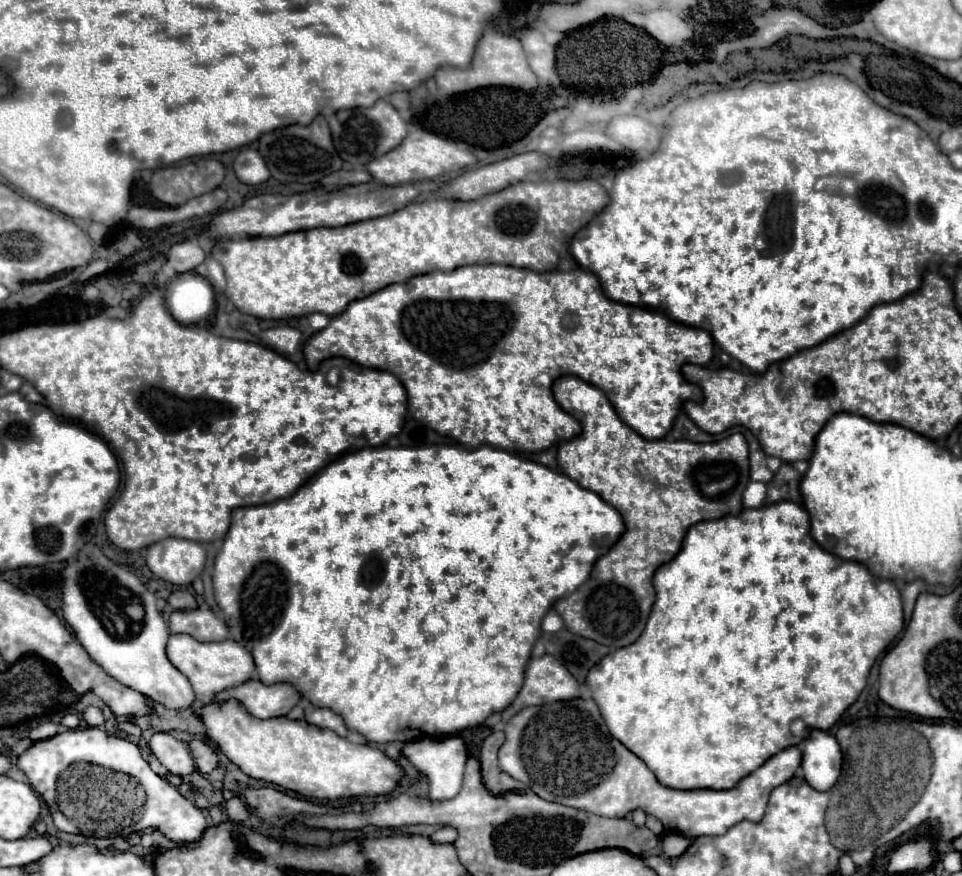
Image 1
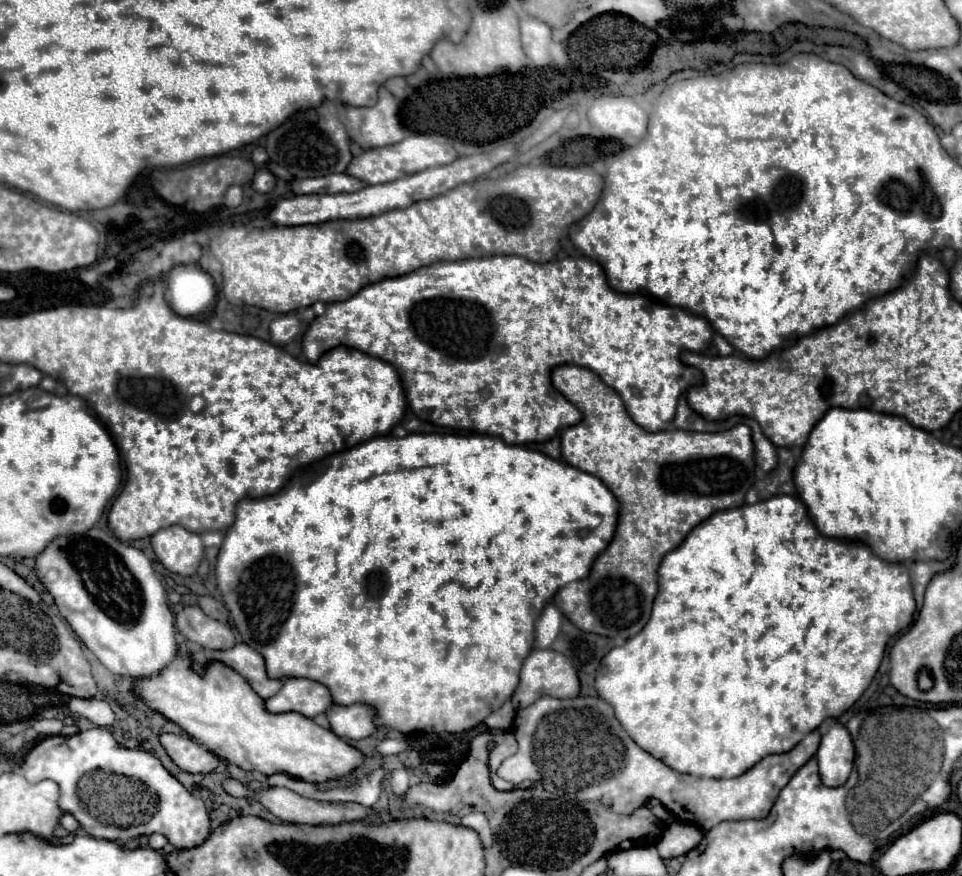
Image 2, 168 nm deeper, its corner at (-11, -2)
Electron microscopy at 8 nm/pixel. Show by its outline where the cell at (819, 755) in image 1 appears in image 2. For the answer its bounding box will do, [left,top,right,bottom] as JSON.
[819,723,855,787]

